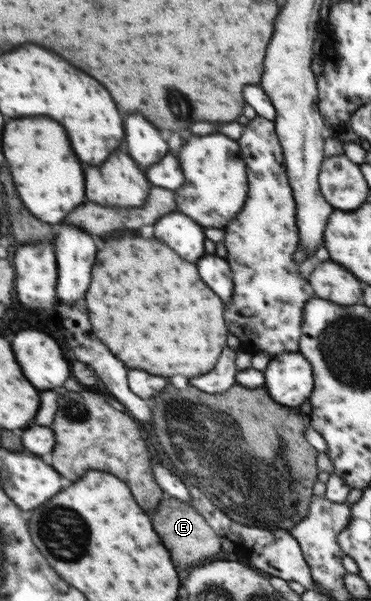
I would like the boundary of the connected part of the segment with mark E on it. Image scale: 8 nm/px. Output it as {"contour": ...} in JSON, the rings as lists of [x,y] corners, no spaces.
{"contour":[[[167,496],[161,502],[161,510],[157,510],[153,516],[153,526],[157,534],[161,536],[163,544],[167,546],[167,550],[171,552],[171,558],[177,558],[177,564],[181,568],[195,566],[195,562],[203,562],[207,560],[207,556],[215,556],[221,552],[220,535],[213,530],[212,526],[209,526],[200,511],[190,503]]]}

